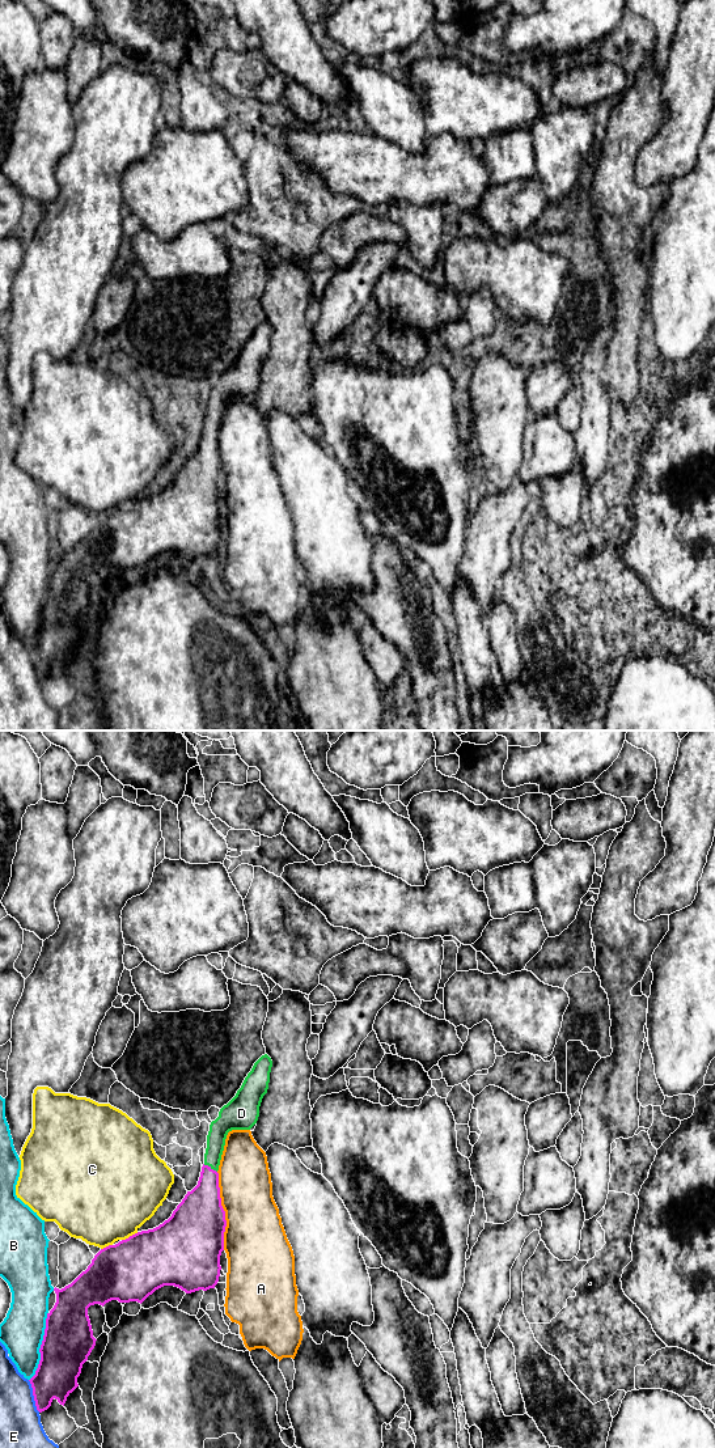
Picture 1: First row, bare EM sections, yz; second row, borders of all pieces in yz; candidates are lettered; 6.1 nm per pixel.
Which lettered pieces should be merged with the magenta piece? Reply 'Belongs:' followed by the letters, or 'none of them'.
Belongs: D

